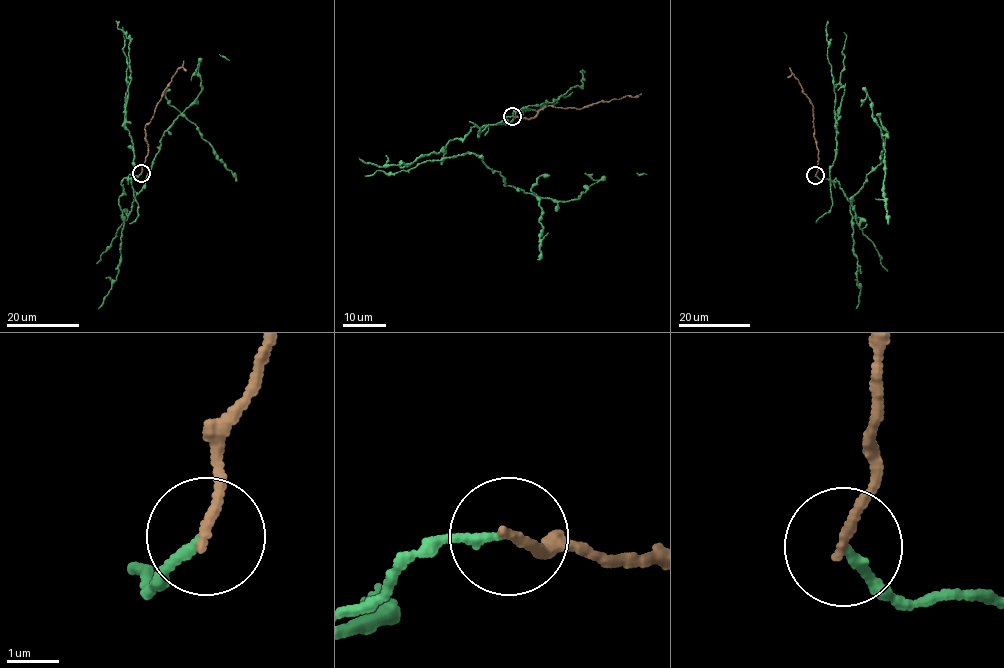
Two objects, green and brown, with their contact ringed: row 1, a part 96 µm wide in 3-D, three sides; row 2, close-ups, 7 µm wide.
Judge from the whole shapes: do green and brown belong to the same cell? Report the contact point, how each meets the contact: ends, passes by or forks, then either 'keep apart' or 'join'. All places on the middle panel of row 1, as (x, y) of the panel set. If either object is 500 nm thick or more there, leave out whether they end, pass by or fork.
place (512, 116); green ends; brown ends; keep apart

